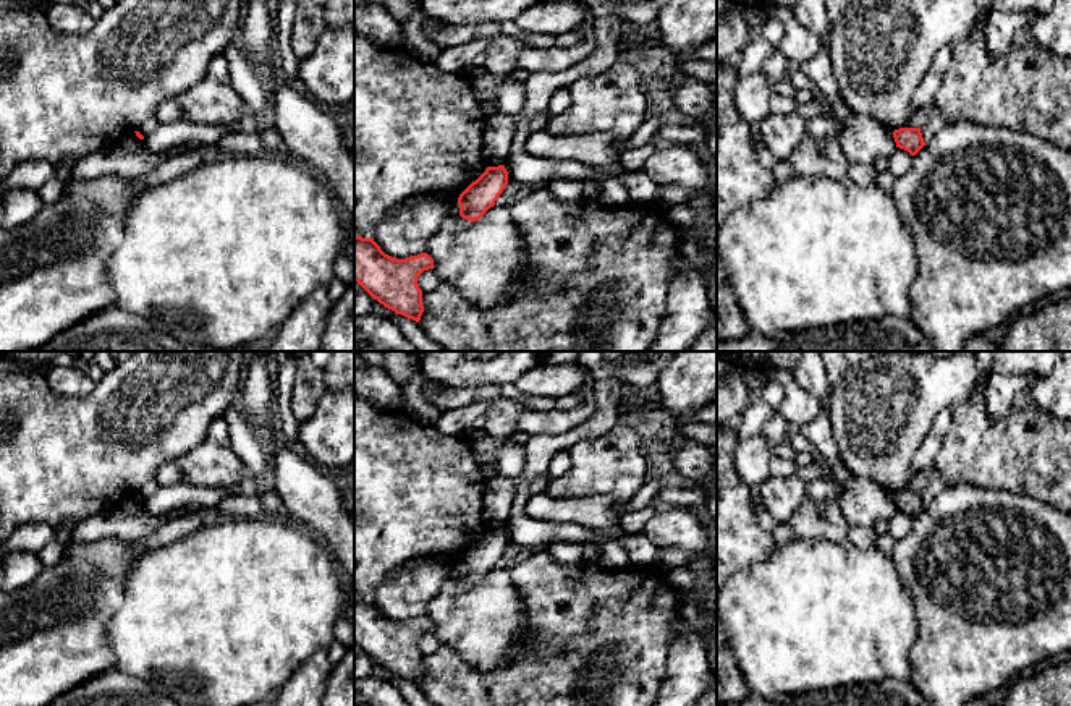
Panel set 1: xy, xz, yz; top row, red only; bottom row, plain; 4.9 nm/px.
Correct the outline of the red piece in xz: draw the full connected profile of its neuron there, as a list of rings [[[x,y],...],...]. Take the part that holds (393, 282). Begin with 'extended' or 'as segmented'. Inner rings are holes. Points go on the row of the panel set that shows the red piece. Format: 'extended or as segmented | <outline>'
as segmented | [[[354,236],[354,282],[385,308],[416,322],[424,313],[417,277],[432,267],[427,253],[396,259],[385,254],[374,238]]]

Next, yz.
as segmented | [[[900,128],[893,131],[896,147],[916,155],[924,146],[921,128]]]

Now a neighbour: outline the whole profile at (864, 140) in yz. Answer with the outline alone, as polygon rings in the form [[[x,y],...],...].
[[[851,113],[838,139],[849,162],[874,165],[878,157],[888,159],[896,149],[893,131],[867,115]]]

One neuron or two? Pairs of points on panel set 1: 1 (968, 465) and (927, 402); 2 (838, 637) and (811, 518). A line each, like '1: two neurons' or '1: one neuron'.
1: two neurons
2: two neurons

